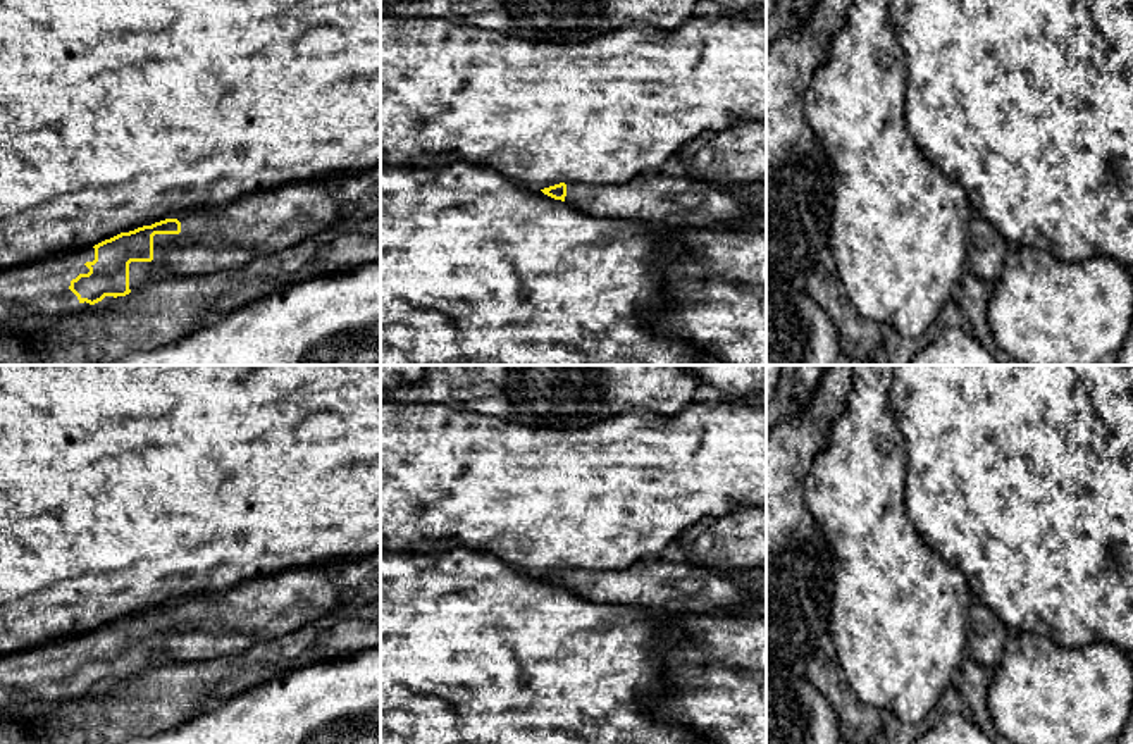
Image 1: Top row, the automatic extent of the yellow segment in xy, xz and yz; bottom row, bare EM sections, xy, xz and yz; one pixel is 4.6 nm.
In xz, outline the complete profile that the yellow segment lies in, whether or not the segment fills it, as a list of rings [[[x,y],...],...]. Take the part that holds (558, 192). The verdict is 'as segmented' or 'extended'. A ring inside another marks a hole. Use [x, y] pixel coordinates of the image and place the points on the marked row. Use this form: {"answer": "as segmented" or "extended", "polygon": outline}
{"answer": "extended", "polygon": [[[659,172],[634,177],[625,184],[560,183],[541,191],[592,217],[661,222],[682,229],[730,220],[744,224],[749,217],[749,207],[730,189]]]}

